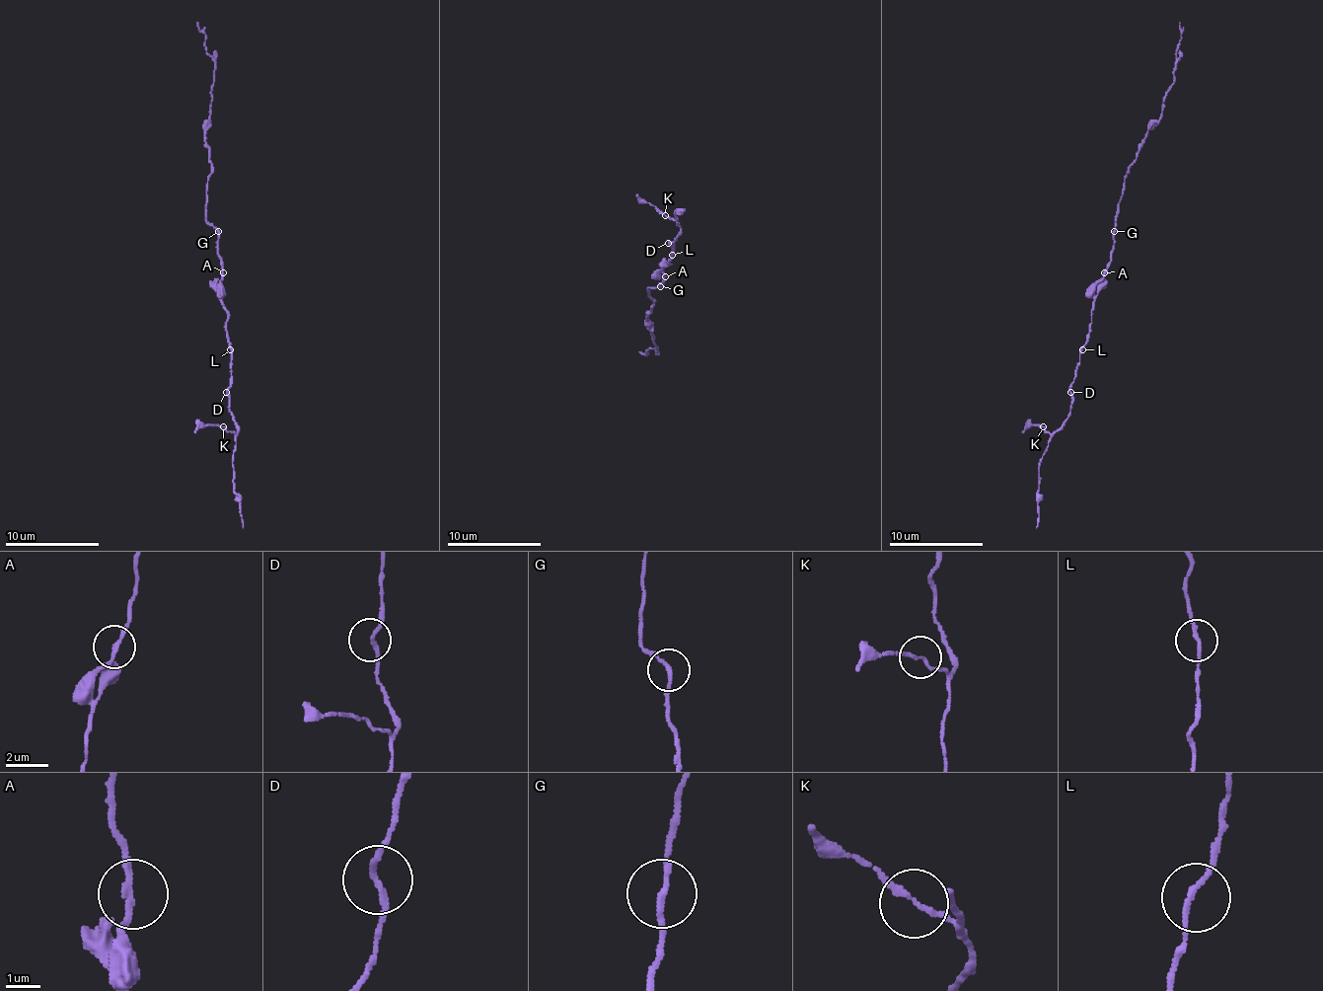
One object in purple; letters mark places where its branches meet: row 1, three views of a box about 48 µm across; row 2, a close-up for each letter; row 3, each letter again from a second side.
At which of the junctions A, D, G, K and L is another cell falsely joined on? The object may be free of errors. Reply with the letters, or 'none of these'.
none of these

